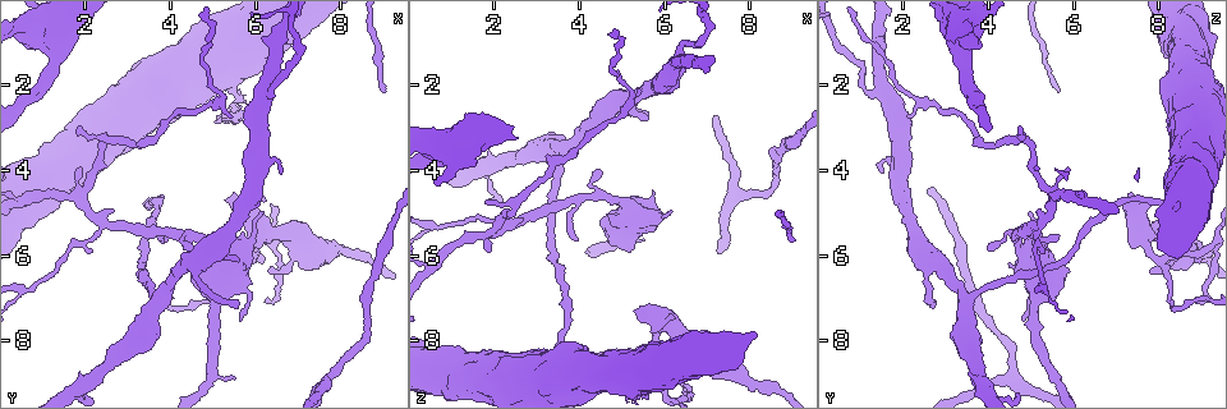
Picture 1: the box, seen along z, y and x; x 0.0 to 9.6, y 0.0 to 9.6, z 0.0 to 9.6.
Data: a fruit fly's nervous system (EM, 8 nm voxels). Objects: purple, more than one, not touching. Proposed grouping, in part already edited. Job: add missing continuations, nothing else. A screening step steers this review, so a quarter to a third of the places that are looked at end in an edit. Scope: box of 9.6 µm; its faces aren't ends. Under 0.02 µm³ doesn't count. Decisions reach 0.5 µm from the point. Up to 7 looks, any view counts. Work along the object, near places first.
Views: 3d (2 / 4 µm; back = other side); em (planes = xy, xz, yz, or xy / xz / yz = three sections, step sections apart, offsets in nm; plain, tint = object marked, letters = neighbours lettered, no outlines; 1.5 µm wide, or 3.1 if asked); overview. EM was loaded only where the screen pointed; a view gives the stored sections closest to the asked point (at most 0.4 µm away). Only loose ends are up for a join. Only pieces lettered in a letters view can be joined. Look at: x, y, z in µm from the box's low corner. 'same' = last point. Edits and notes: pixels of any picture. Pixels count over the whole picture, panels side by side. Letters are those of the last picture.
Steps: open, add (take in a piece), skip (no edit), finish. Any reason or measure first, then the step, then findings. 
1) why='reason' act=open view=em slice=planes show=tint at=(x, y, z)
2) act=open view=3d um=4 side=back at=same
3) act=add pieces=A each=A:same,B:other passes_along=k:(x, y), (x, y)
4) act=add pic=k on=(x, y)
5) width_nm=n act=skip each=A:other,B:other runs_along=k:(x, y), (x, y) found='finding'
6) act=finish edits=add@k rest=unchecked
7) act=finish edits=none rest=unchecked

why='tapers out' act=open view=3d um=2 at=(3.90, 5.55, 5.65)

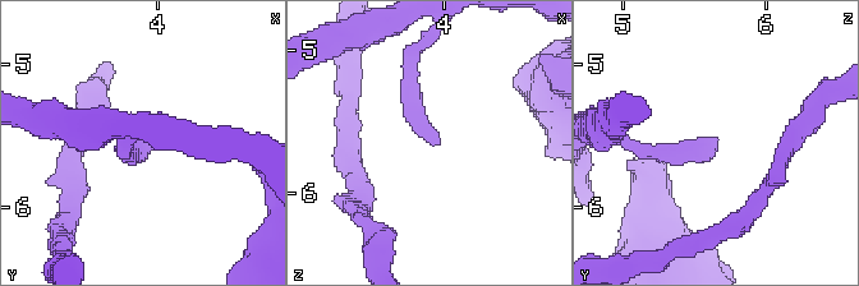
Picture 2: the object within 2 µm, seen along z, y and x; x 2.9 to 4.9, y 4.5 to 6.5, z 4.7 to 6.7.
act=open view=em slice=planes show=letters at=(3.96, 5.56, 5.62)

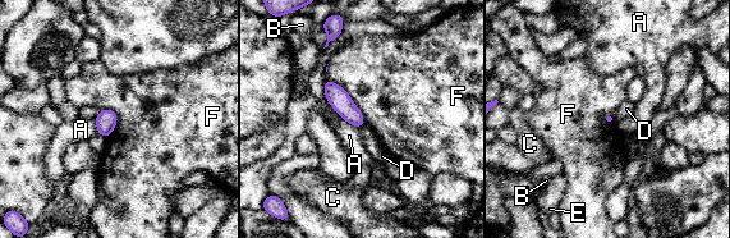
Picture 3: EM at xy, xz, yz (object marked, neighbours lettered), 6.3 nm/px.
longest_contact=F:380nm act=skip each=A:other,B:other,C:other,D:other,E:other,F:other border=3:(325, 78), (347, 92), (364, 124) found='no lettered piece goes on from it'

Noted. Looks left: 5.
why='tapers out' act=open view=3d um=2 at=(6.25, 7.05, 8.85)

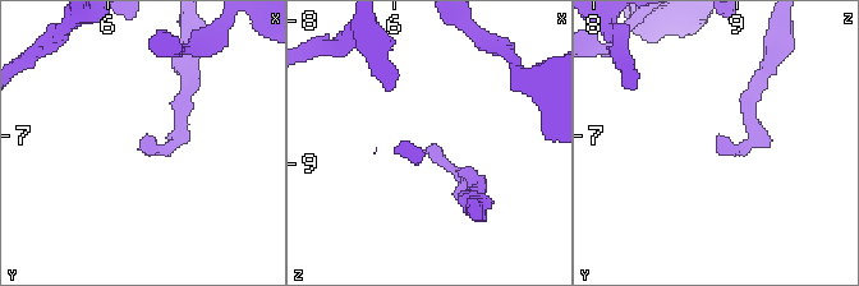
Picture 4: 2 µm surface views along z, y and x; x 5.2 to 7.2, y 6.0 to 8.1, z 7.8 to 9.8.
act=open view=em slice=xz step=8 show=plain at=(6.26, 7.04, 8.86)

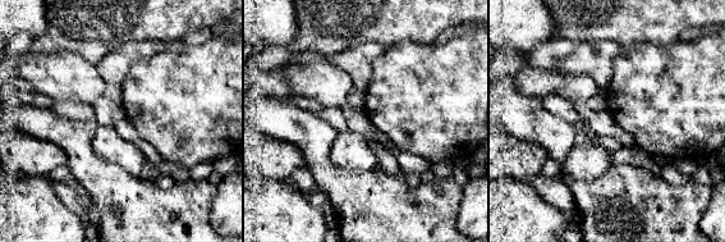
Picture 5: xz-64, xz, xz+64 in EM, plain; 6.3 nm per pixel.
act=open view=em slice=xz step=8 show=letters at=same

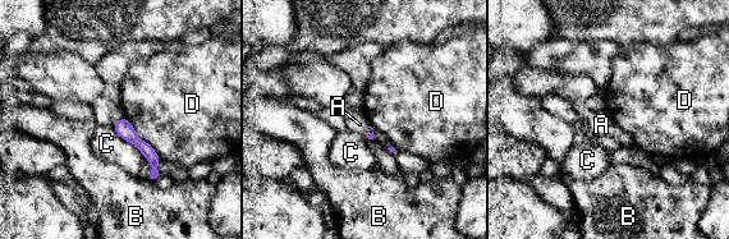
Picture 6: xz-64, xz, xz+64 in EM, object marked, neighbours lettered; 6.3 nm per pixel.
act=skip each=A:other,B:other,C:other,D:other runs_along=6:(120, 123), (154, 159), (154, 174) found='no lettered piece goes on from it'

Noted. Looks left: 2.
why='branch stops here' act=open view=em slice=planes show=letters at=(5.35, 4.65, 7.25)

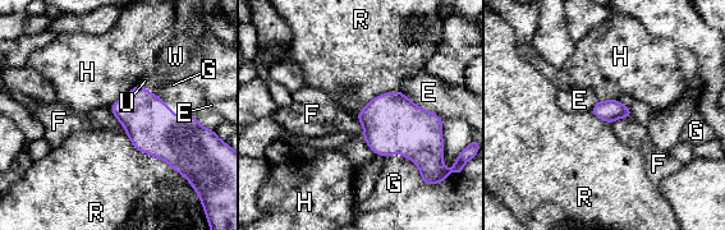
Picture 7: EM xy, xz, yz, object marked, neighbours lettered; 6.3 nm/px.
longest_contact=R:400nm act=add pieces=U each=E:other,F:other,G:other,H:other,R:other,U:same,W:other found='it goes on there'

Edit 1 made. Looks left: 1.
act=finish edits=add@7 rest=unchecked

